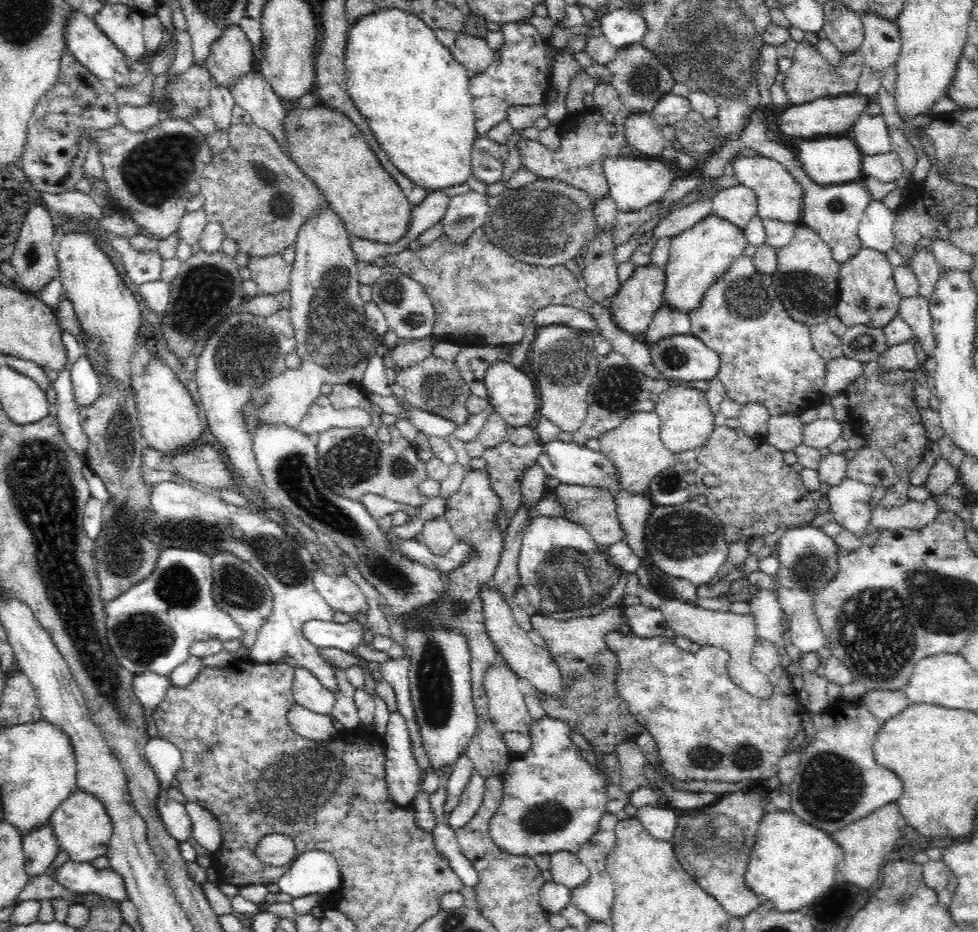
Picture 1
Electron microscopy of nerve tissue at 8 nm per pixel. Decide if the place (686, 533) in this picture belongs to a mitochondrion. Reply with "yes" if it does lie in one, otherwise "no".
yes

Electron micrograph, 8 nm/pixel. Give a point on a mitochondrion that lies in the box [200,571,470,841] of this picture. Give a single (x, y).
(293, 785)

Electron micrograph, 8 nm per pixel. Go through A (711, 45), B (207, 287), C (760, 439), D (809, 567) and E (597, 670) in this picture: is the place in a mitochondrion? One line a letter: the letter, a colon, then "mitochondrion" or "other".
A: mitochondrion
B: mitochondrion
C: other
D: mitochondrion
E: mitochondrion

